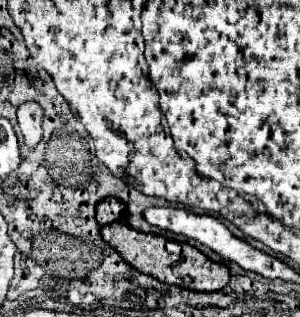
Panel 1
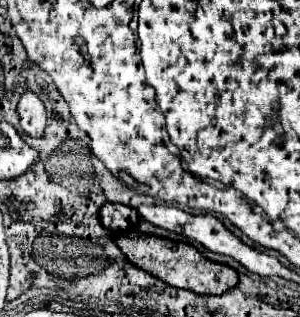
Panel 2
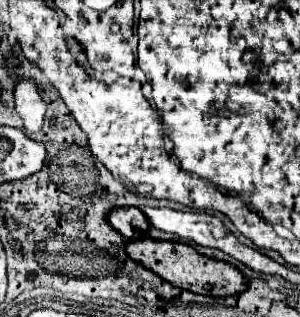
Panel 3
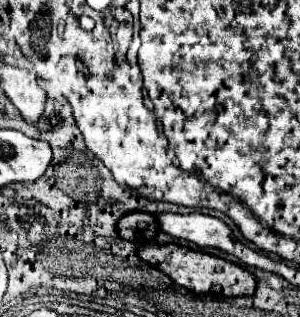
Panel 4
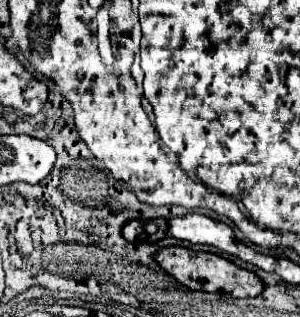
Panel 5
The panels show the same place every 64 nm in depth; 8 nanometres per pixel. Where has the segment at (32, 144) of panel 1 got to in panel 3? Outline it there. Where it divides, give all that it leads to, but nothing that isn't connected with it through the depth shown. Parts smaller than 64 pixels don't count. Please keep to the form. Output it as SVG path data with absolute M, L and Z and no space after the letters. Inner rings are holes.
M24 78L16 82L16 108L18 114L24 122L24 130L28 132L40 132L42 124L44 124L44 112L46 112L46 104L38 94L38 86L34 80Z

